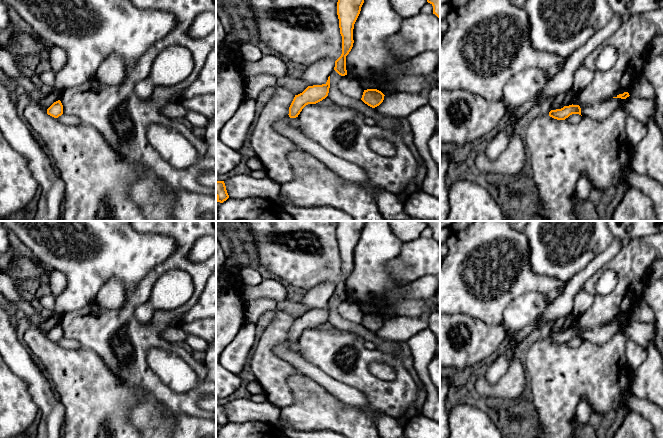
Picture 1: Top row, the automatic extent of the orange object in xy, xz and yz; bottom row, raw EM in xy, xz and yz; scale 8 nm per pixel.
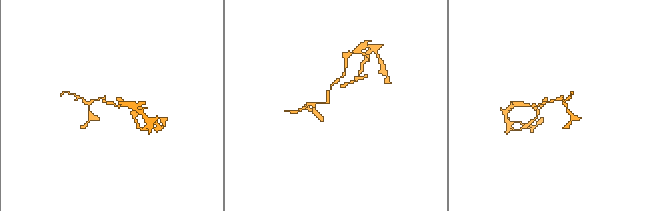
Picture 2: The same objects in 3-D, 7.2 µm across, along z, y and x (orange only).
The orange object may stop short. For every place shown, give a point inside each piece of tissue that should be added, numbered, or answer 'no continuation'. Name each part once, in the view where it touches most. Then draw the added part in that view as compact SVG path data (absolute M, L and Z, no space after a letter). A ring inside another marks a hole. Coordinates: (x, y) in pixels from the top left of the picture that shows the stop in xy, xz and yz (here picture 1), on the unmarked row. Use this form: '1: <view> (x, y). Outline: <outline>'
no continuation

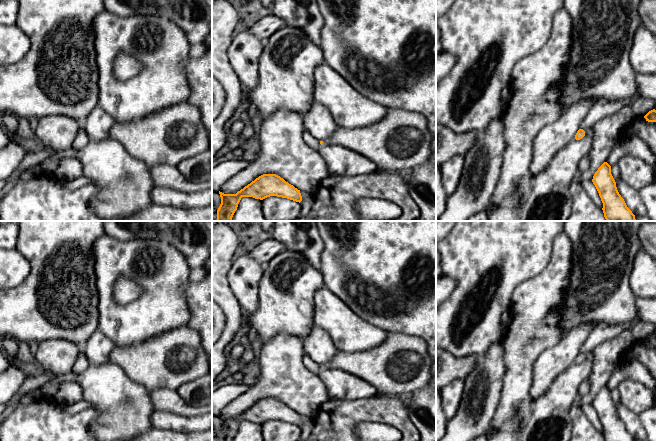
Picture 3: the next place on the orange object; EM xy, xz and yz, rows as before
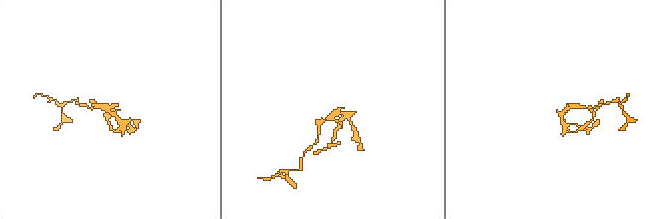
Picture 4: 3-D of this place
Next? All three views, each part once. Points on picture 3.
1: xz (401, 364). Outline: M387 332L387 337L381 345L360 353L338 351L322 369L341 369L362 378L375 387L379 395L410 395L429 384L432 379L432 362L427 344L422 338L399 332Z

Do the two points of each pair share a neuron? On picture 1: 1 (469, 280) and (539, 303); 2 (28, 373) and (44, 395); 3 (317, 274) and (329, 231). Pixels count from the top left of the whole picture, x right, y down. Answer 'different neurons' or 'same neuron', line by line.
1: different neurons
2: same neuron
3: same neuron

